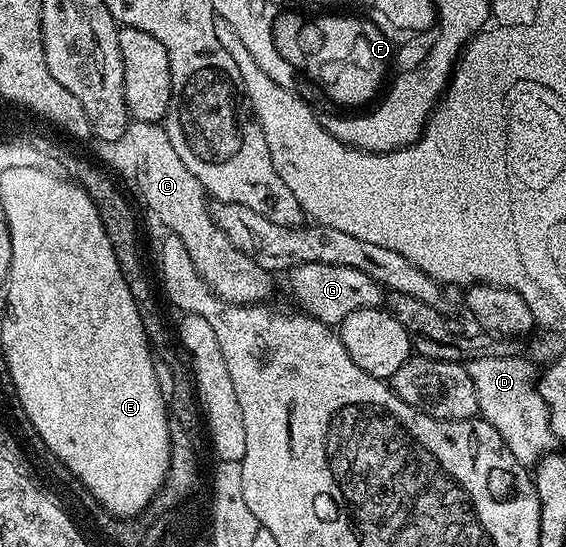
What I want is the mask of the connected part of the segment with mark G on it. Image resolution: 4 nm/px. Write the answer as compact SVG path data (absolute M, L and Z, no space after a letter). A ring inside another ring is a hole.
M324 262L297 264L286 271L285 278L291 285L292 296L303 305L300 307L311 317L321 320L332 328L338 327L339 323L345 320L345 316L349 316L349 312L365 308L377 310L385 302L385 291L382 286L377 285L369 276L365 276L365 272L341 264Z

